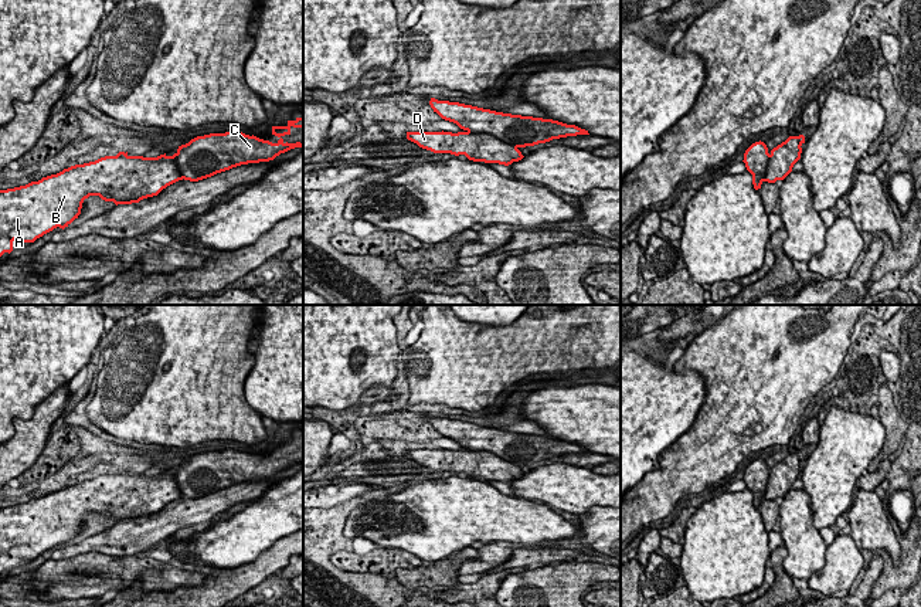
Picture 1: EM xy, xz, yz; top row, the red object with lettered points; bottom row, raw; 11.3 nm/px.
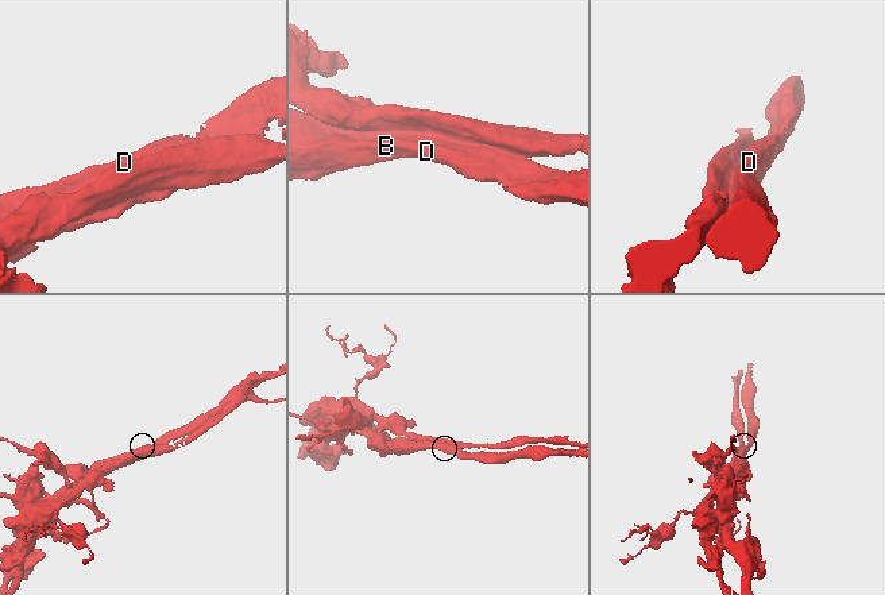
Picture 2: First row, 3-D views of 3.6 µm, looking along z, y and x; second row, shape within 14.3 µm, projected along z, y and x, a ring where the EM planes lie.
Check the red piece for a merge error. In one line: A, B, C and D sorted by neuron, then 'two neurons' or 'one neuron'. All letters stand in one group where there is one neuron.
A B D / C | two neurons

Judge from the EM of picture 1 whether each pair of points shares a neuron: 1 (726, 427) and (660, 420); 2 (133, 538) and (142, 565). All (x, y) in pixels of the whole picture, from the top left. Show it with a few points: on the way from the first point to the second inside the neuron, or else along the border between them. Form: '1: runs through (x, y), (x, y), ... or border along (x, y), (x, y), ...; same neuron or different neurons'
1: border along (704, 392), (704, 400), (693, 423), (668, 446); different neurons
2: border along (102, 553), (135, 555); different neurons

